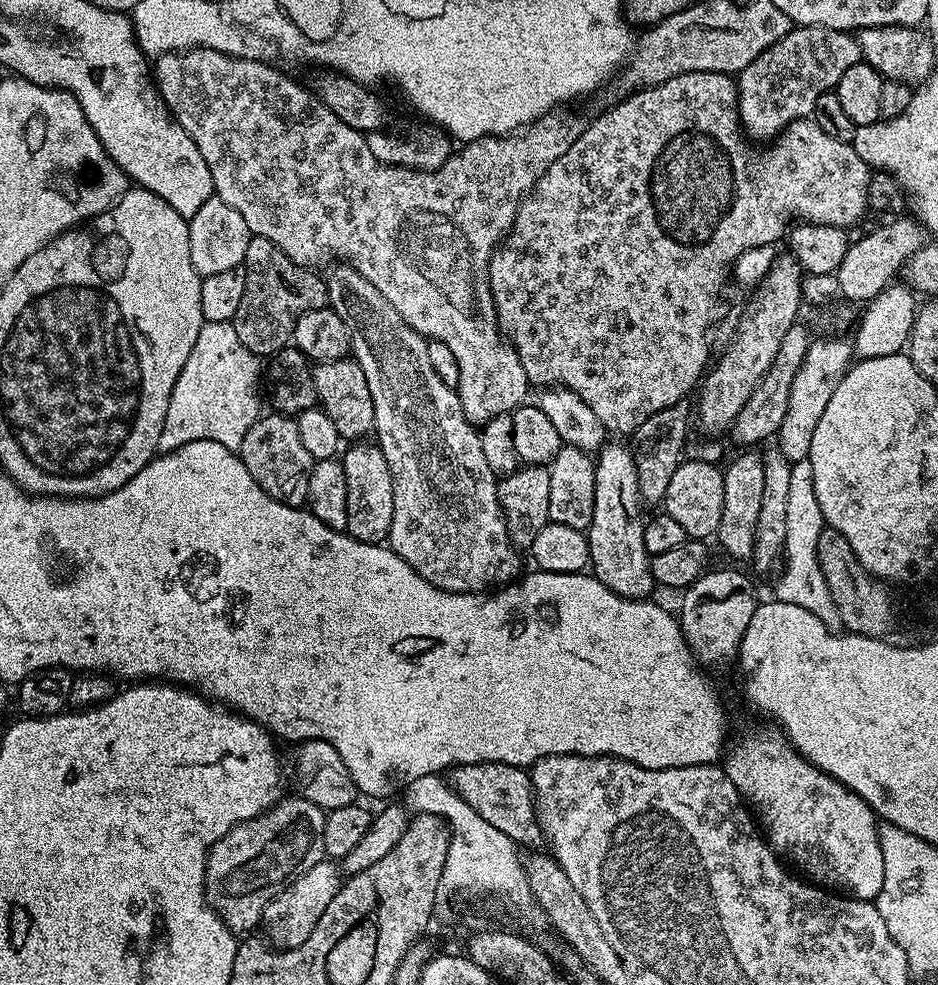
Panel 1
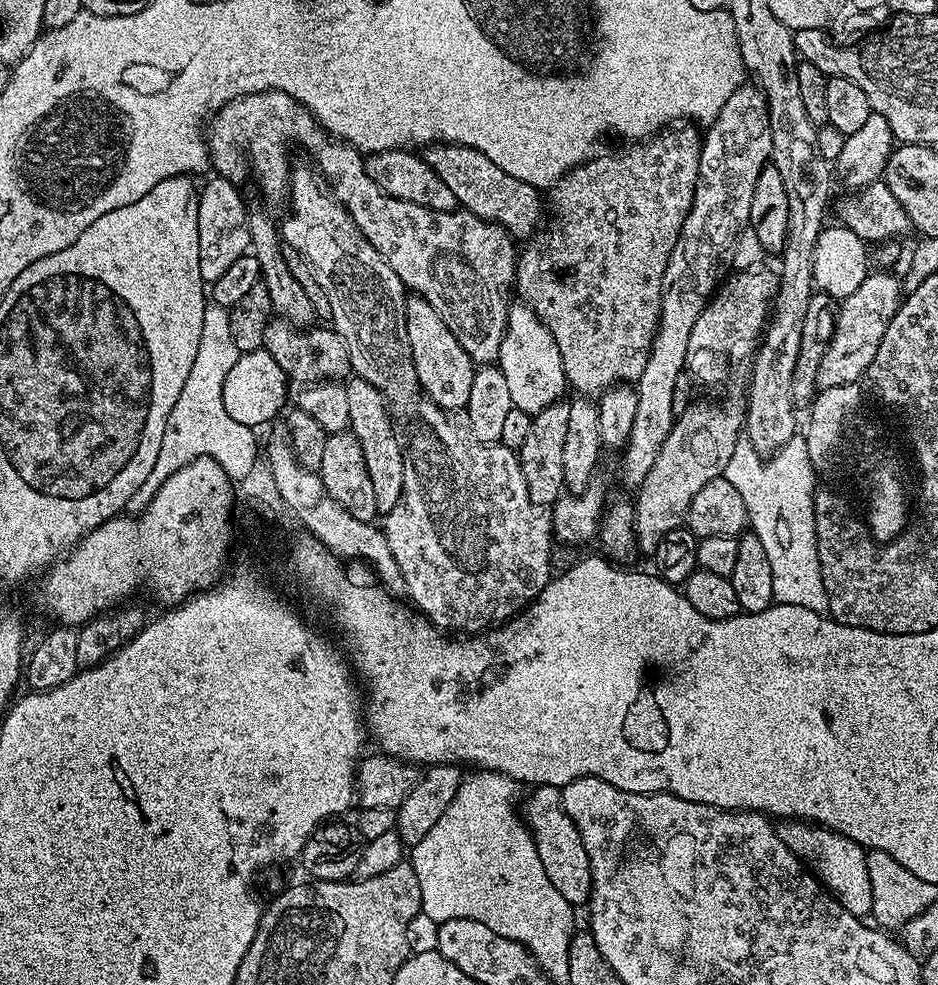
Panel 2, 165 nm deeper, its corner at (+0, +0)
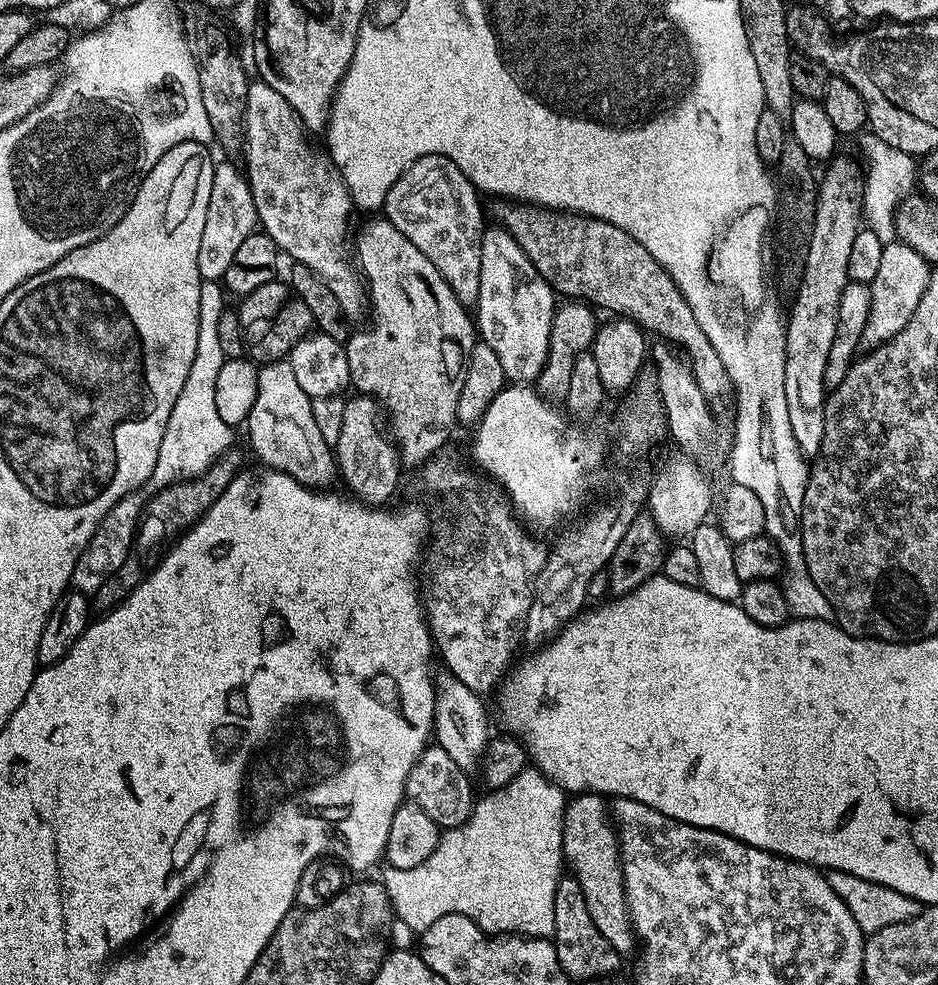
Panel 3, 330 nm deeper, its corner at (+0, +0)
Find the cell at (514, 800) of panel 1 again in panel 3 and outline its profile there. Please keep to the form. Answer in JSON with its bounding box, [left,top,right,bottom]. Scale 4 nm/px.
[564,792,634,954]

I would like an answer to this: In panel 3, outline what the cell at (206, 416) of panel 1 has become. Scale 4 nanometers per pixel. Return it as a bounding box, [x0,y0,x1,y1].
[71,280,234,594]

